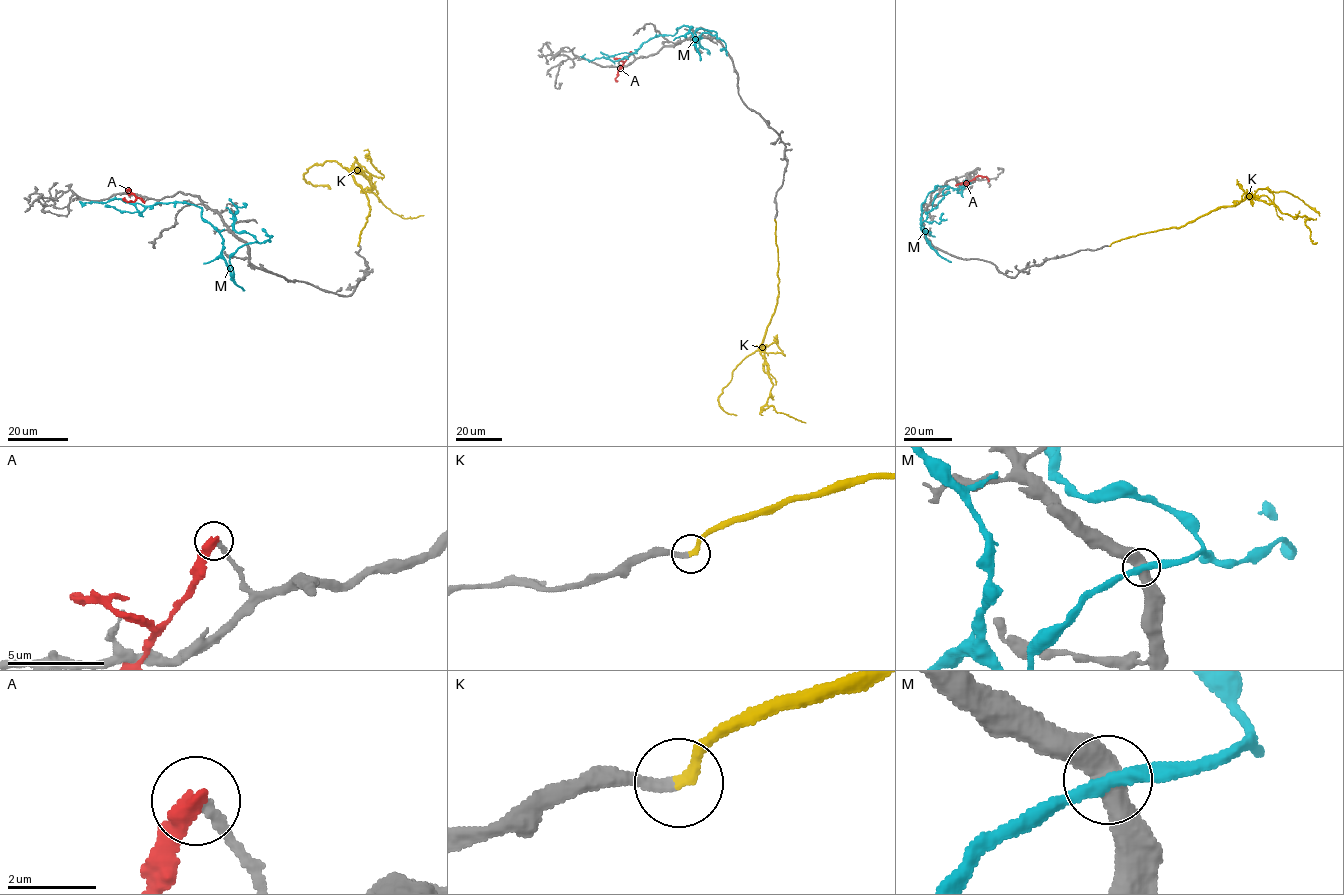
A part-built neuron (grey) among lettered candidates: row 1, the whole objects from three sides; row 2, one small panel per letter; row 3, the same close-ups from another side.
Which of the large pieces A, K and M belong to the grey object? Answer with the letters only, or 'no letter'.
K

